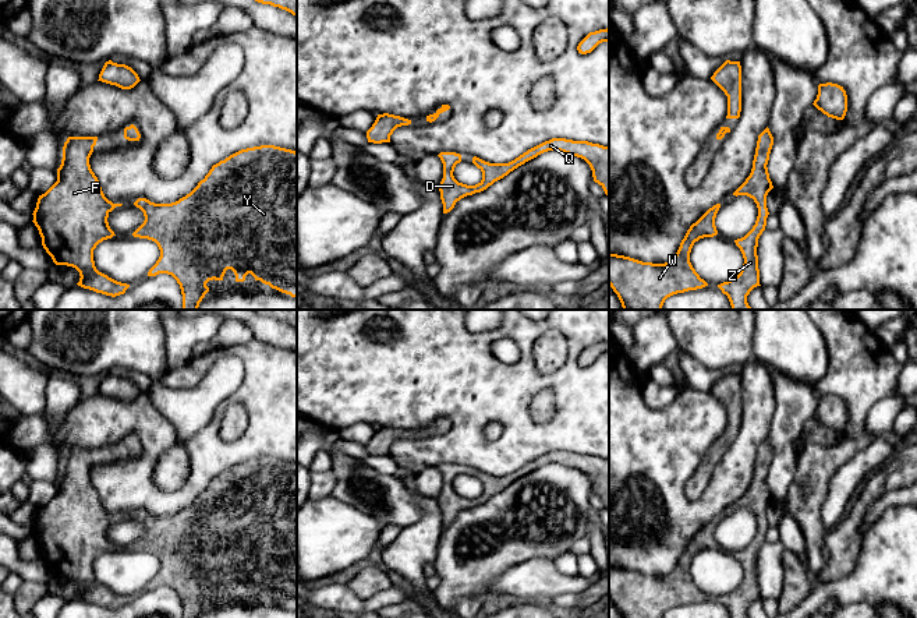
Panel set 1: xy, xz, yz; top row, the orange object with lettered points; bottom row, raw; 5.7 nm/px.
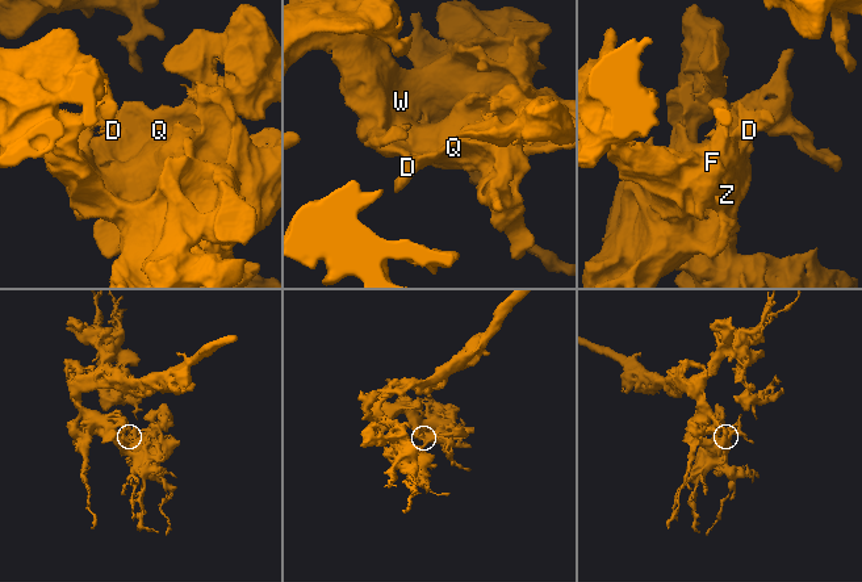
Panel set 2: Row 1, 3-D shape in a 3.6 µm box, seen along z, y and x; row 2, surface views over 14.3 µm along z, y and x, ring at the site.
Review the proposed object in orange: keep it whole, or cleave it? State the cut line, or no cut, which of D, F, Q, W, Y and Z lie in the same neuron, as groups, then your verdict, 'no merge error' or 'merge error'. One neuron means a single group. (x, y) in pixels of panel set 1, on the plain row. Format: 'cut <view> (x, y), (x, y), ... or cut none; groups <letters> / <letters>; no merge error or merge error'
cut none; groups D F Q W Y Z; no merge error

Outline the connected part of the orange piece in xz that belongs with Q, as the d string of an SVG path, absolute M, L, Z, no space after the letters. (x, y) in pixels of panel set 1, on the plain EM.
M552 451L528 462L509 476L489 476L474 469L472 476L482 484L482 492L475 498L458 495L453 488L456 477L461 474L460 466L440 465L438 469L443 476L443 491L439 504L443 516L443 526L450 525L461 511L486 502L518 478L548 463L560 463L584 472L592 483L594 494L603 501L606 508L609 508L609 459L588 453Z

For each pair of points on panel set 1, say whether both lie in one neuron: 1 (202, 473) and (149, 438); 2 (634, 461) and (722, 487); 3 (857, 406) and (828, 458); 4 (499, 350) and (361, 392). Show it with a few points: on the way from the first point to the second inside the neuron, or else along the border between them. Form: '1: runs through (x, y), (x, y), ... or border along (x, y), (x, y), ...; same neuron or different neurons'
1: runs through (179, 497), (160, 497), (147, 483), (147, 463); same neuron
2: runs through (657, 481), (682, 507), (700, 507); same neuron
3: runs through (856, 420), (854, 438), (842, 451); same neuron
4: border along (489, 343), (501, 360), (520, 357); different neurons

